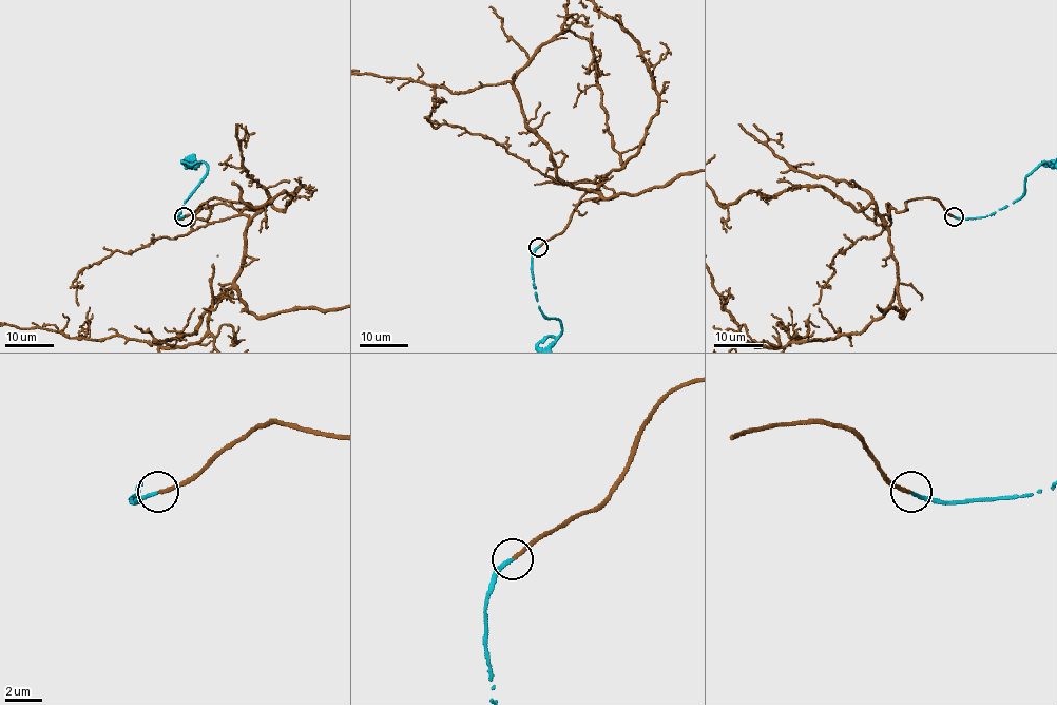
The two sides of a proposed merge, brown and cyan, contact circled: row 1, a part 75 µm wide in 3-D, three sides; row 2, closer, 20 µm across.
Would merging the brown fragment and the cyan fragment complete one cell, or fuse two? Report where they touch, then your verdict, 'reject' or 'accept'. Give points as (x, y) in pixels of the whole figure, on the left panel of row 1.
at (184, 216); accept

